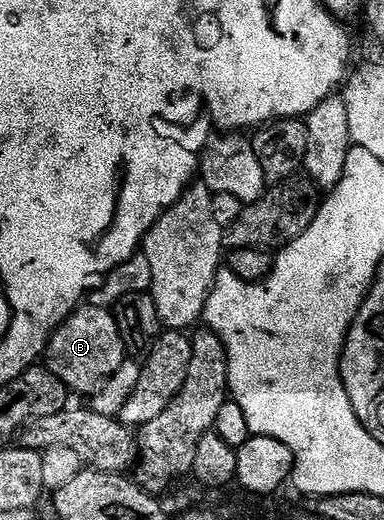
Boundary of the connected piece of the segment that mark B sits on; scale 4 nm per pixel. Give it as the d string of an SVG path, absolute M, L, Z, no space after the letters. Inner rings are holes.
M93 303L81 304L80 308L53 333L46 350L46 367L73 394L92 395L101 390L108 380L123 367L126 360L122 335L118 331L115 316L107 308Z

